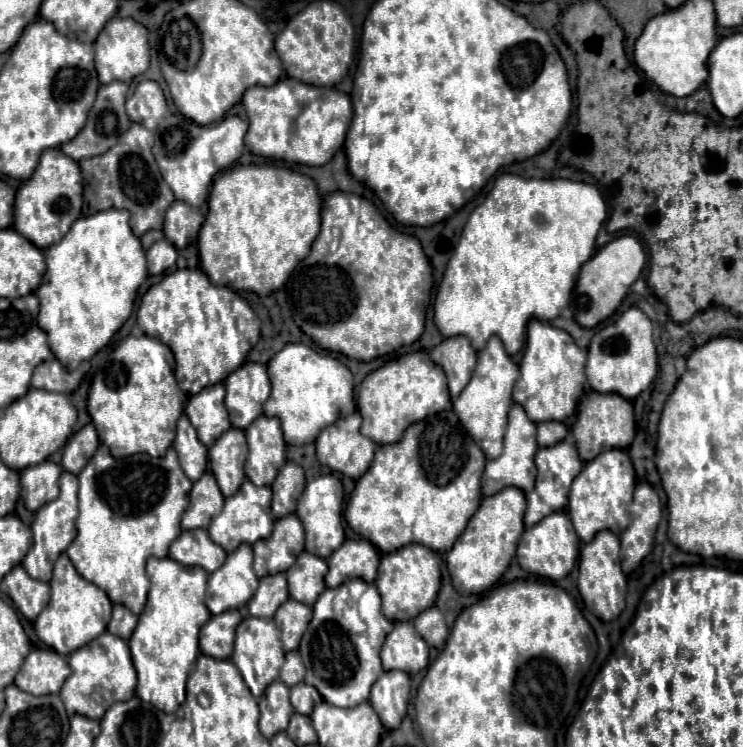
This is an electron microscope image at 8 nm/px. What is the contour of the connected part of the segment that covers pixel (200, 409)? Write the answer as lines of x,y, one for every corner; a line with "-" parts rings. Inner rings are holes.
208,386
206,390
190,396
186,404
186,416
196,428
200,442
210,446
222,432
230,428
224,408
224,386

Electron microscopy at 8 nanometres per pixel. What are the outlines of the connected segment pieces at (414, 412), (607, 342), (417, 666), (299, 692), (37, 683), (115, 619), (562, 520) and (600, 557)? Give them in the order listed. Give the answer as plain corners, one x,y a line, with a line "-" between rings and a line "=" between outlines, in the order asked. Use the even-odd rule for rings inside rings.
412,352
370,372
358,390
358,412
362,414
362,434
376,444
390,444
402,438
402,430
422,418
450,408
446,374
430,362
426,352
=
628,308
616,322
602,328
588,346
586,376
596,392
618,392
626,400
634,400
654,380
658,370
656,346
652,338
652,322
640,308
=
396,622
380,652
384,670
416,674
428,666
428,646
418,638
412,622
=
298,682
296,686
290,688
290,702
292,702
292,706
294,706
296,712
308,716
312,712
312,708
318,702
322,702
322,696
318,694
318,690
314,686
=
33,648
30,654
26,656
20,672
16,674
16,680
14,684
20,688
20,690
26,690
28,694
58,694
64,680
72,674
70,666
68,666
68,660
64,656
60,656
56,650
50,650
50,648
=
114,604
114,608
112,608
112,620
108,624
108,632
114,634
114,636
118,636
118,638
128,640
130,634
132,634
132,630
134,630
134,626
136,626
136,622
138,622
136,614
132,614
122,604
=
554,512
546,516
542,522
538,522
538,526
524,530
518,542
516,558
526,572
532,572
550,580
560,580
574,568
578,560
578,546
580,546
580,538
574,534
570,518
564,512
=
602,530
592,542
584,544
580,550
580,578
578,590
588,610
592,610
600,620
614,620
624,610
626,598
626,576
620,570
620,540
614,532

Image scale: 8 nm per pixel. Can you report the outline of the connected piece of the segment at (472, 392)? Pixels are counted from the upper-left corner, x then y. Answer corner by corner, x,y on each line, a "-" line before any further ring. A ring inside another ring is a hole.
490,338
484,350
478,352
478,366
454,402
454,412
458,414
460,422
464,424
466,432
482,446
486,458
496,458
502,452
502,434
506,430
506,418
508,410
512,406
512,390
520,376
518,366
512,362
512,358
506,354
500,338

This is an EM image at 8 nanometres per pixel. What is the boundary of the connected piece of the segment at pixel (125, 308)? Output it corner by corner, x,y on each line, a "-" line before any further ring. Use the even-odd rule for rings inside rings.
114,208
90,216
80,216
58,244
44,250
46,274
36,290
36,296
40,298
38,326
46,330
50,350
66,370
76,370
82,360
90,360
122,328
122,324
132,314
138,288
148,276
144,248
138,236
134,236
128,220
128,210

